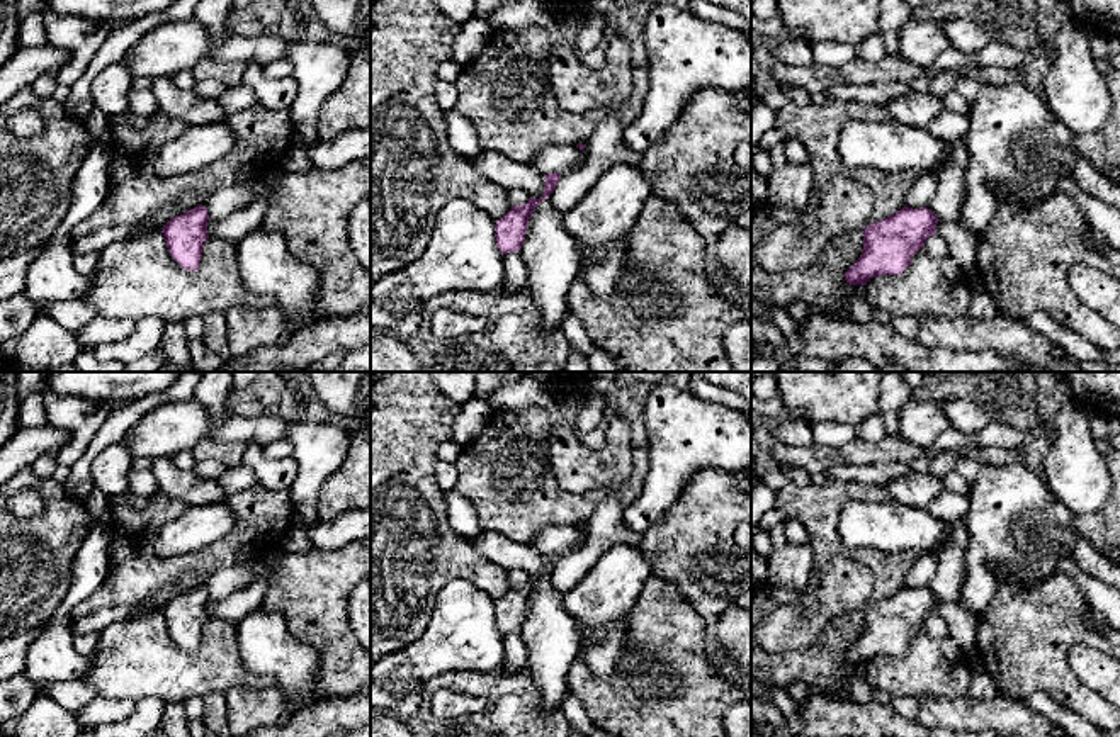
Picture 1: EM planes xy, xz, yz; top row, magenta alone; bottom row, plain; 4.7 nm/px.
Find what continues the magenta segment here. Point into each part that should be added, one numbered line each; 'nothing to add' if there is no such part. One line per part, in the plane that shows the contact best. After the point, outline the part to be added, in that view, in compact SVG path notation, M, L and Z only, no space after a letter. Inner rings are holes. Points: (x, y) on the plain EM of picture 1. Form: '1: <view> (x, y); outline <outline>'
nothing to add

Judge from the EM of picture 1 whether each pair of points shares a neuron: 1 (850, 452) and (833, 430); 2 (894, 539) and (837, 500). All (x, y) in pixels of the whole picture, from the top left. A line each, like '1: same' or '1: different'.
1: different
2: different

